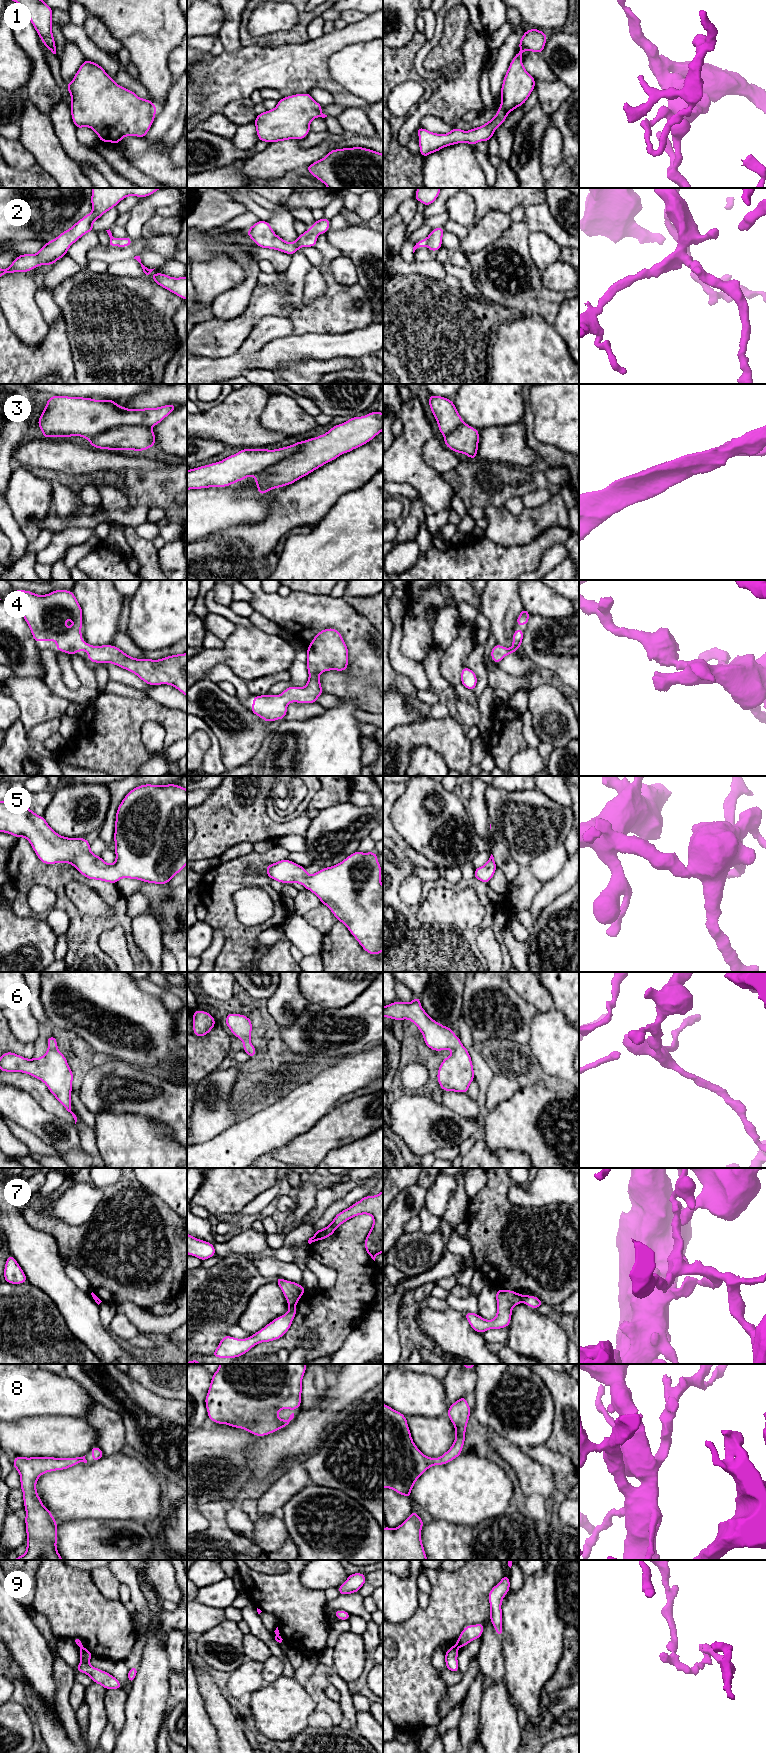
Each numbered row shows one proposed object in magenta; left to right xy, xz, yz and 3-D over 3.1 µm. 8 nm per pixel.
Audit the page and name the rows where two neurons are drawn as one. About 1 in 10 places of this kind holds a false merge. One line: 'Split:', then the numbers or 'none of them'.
Split: 3, 7, 9

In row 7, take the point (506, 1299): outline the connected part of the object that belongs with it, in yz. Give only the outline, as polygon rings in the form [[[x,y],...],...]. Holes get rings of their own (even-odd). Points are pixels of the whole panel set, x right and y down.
[[[498,1289],[496,1291],[497,1314],[493,1320],[485,1320],[479,1314],[472,1312],[464,1313],[472,1329],[478,1333],[484,1333],[489,1329],[501,1329],[510,1325],[512,1308],[522,1302],[521,1294]]]

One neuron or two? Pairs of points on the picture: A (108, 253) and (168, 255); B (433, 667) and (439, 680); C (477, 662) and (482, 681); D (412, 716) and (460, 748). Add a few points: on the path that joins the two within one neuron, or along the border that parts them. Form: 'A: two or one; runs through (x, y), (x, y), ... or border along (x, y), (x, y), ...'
A: one; runs through (123, 253), (130, 252), (140, 246), (153, 246)
B: one; runs through (433, 670), (436, 677)
C: one; runs through (478, 667), (482, 676)
D: two; border along (423, 720), (397, 726)

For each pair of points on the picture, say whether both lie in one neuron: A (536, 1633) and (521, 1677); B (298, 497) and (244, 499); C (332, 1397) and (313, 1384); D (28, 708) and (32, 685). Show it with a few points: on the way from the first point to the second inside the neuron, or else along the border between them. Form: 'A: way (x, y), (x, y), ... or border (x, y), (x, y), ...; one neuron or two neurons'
A: way (532, 1644), (528, 1666); one neuron
B: border (283, 487), (268, 505), (267, 514), (262, 519); two neurons
C: border (328, 1385), (325, 1394), (310, 1409); two neurons
D: way (32, 702), (32, 691); one neuron

